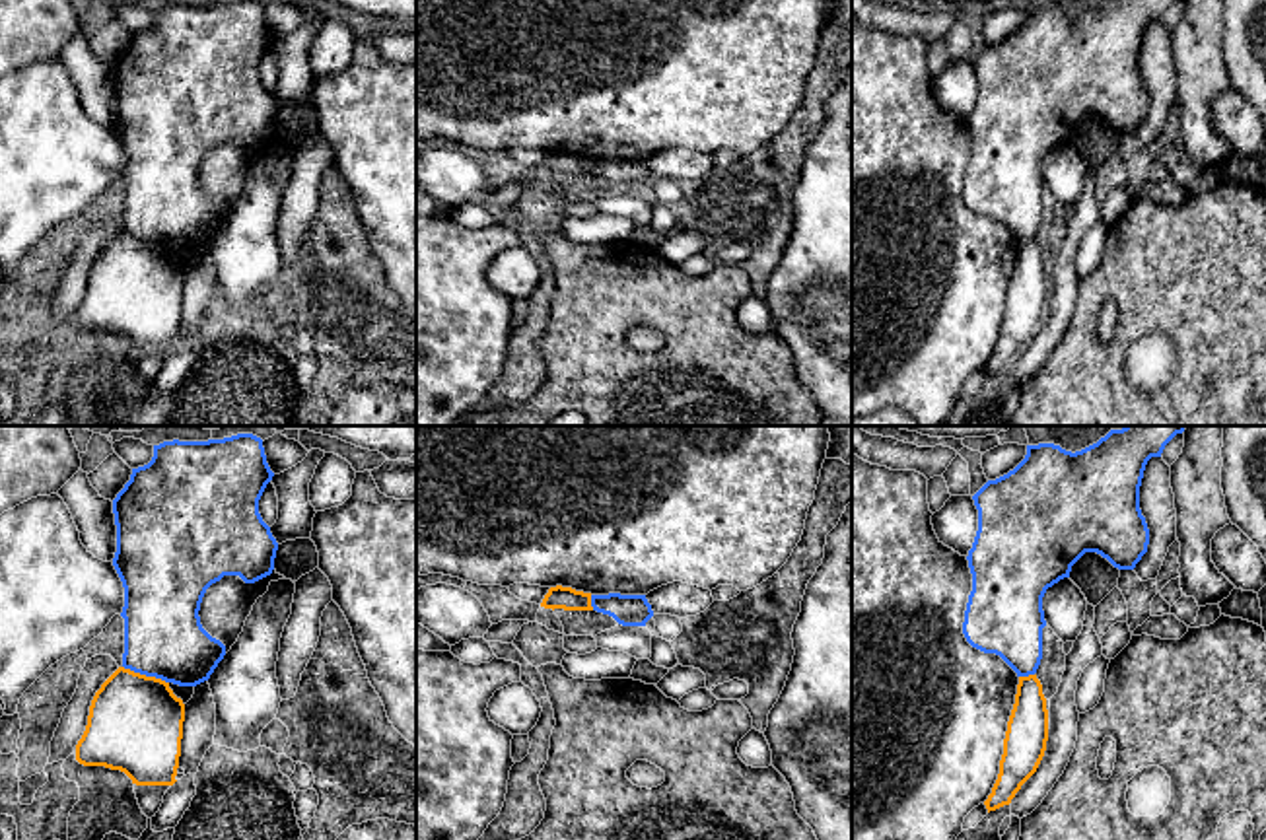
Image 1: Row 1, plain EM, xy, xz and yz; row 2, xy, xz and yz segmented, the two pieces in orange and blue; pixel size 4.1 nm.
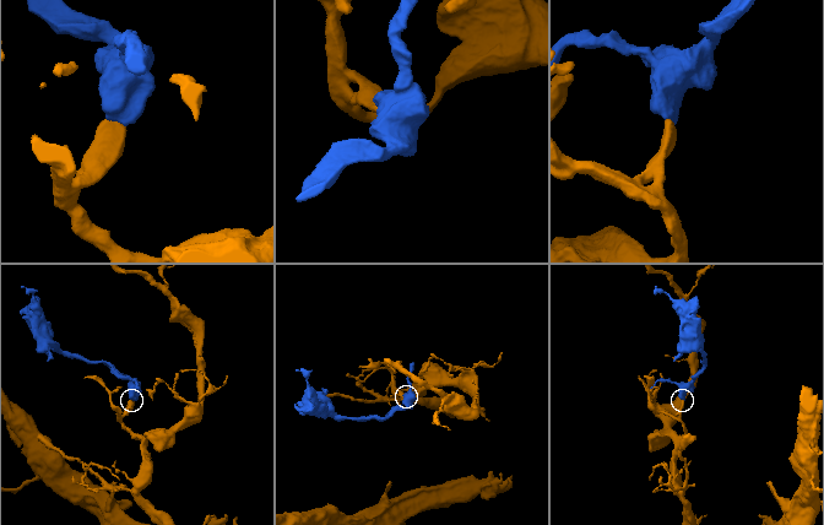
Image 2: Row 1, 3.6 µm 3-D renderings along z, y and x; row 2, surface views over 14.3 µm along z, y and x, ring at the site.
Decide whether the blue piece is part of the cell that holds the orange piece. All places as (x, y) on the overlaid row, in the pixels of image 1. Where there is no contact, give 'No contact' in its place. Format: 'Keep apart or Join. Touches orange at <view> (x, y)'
Keep apart. Touches orange at xy (144, 675)

